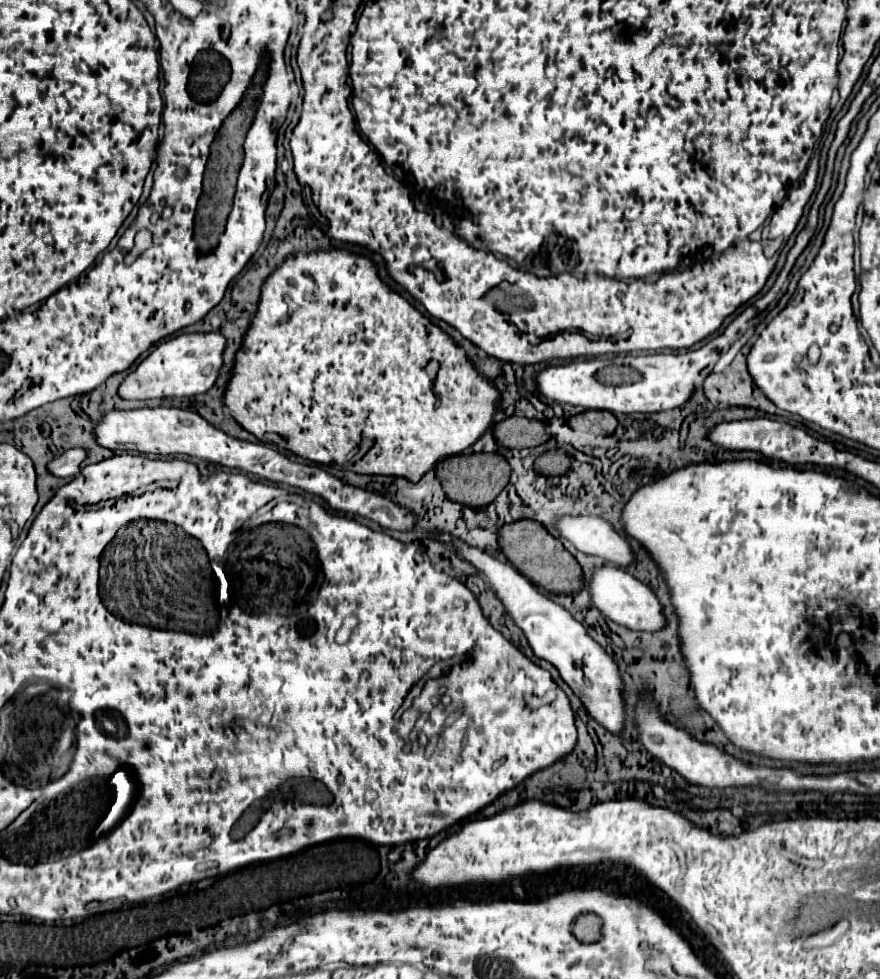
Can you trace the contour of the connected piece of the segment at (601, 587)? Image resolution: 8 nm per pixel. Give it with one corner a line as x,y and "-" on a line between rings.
605,566
605,568
595,570
593,576
587,580
587,590
591,592
591,600
601,614
605,614
613,622
617,622
629,630
659,632
667,626
667,618
663,614
661,602
655,596
655,592
649,586
645,586
643,582
639,582
637,578
633,578
623,568

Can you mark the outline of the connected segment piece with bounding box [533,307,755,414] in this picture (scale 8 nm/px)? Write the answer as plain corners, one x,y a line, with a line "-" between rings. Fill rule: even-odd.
746,308
722,334
699,350
657,352
645,356
615,356
609,360
609,364
599,364
597,360
571,360
559,366
555,364
539,370
533,376
533,380
543,398
561,404
581,406
585,410
609,410
613,414
632,414
655,413
677,408
677,404
683,404
691,396
697,374
705,366
715,364
719,352
739,339
747,330
744,324
754,317
754,309
-
635,370
641,374
639,380
635,380

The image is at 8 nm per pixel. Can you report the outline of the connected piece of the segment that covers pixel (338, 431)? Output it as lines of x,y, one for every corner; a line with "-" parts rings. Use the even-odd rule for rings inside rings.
331,250
331,252
315,252
315,254
297,254
295,258
287,258
287,262
283,262
283,266
279,266
279,270
275,270
263,284
263,294
261,294
261,302
259,302
259,314
255,314
255,322
251,322
251,330
247,332
247,342
243,342
243,348
237,354
237,362
235,362
235,370
231,376
231,382
227,386
225,392
225,406
233,412
235,420
249,430
251,434
255,434
257,438
263,438
265,432
277,432
281,434
287,444
285,448
291,450
293,454
317,462
317,464
333,464
333,466
345,466
351,456
353,450
357,448
357,444
361,442
363,436
371,436
375,438
373,446
369,448
369,452
355,464
351,464
351,470
355,470
357,474
385,474
385,476
405,476
411,482
417,482
427,470
431,470
439,460
451,456
451,454
459,454
465,448
469,448
479,436
483,436
491,422
493,422
493,414
497,408
497,400
499,394
493,388
493,384
483,378
473,366
471,362
465,358
465,350
459,348
445,332
441,332
437,326
433,326
419,310
415,310
405,298
401,298
397,292
389,290
377,276
377,268
373,266
371,260
363,258
363,256
355,256
351,252
345,250
-
311,294
315,300
307,302
305,296
-
435,358
439,362
439,372
437,378
431,384
429,374
425,372
427,362

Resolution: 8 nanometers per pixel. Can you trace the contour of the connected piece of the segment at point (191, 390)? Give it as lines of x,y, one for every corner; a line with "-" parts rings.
219,332
179,334
161,342
119,386
119,396
127,400
149,398
189,398
207,392
219,378
227,340

